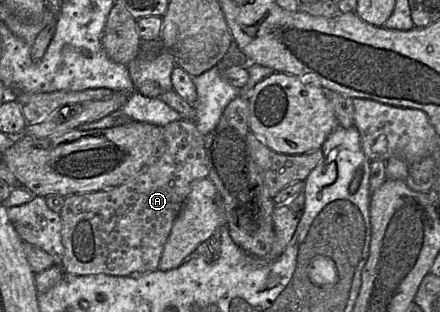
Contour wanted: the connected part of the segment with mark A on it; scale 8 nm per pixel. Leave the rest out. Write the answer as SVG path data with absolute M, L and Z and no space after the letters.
M173 121L163 126L162 155L135 177L112 189L65 197L59 213L64 272L125 276L157 270L164 245L192 182L208 177L203 138L193 121Z

